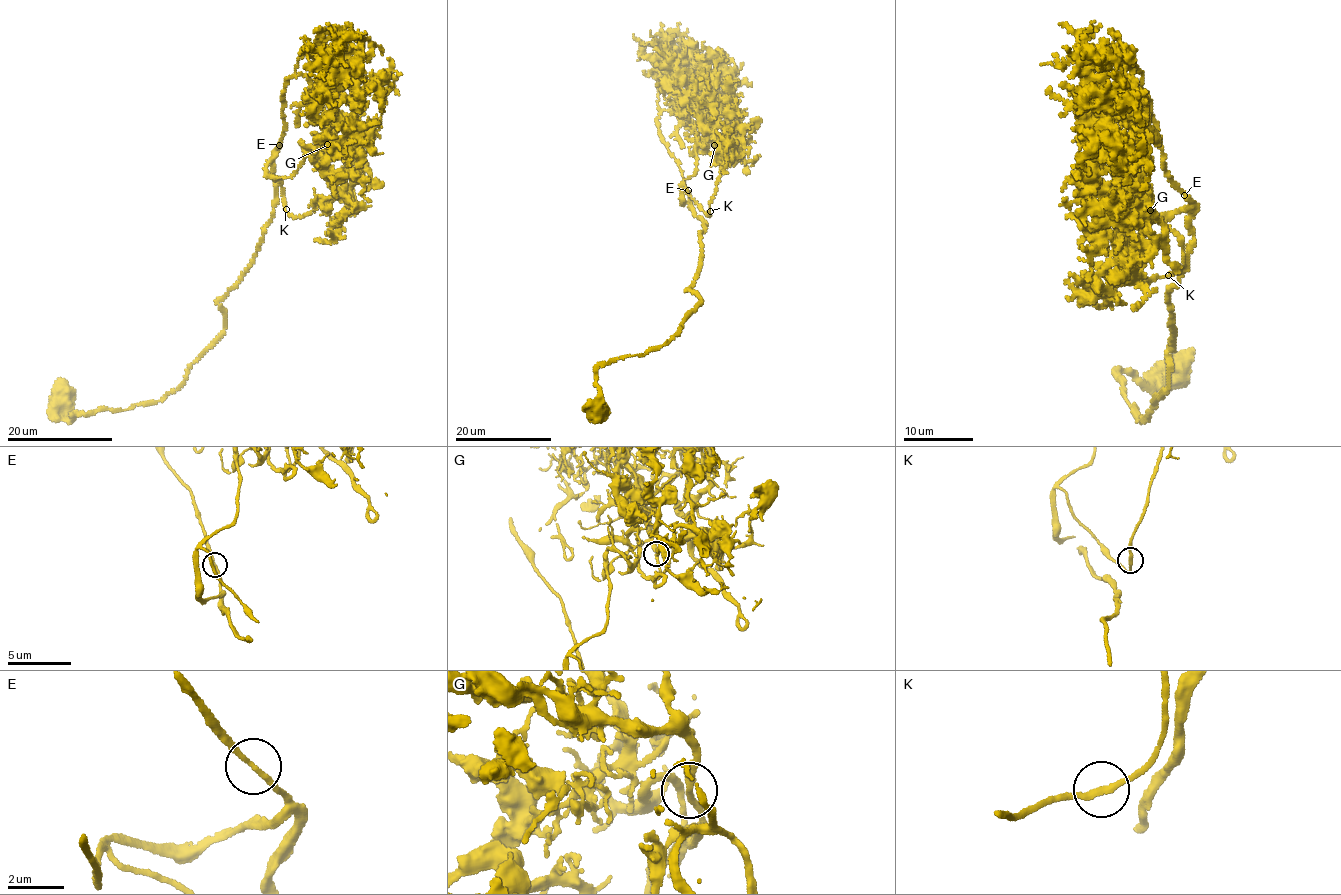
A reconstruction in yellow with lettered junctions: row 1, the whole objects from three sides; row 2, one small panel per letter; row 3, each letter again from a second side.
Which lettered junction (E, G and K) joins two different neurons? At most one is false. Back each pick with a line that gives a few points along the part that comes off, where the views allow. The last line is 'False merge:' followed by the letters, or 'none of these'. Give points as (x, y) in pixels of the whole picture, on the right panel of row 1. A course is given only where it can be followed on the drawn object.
False merge: none of these

